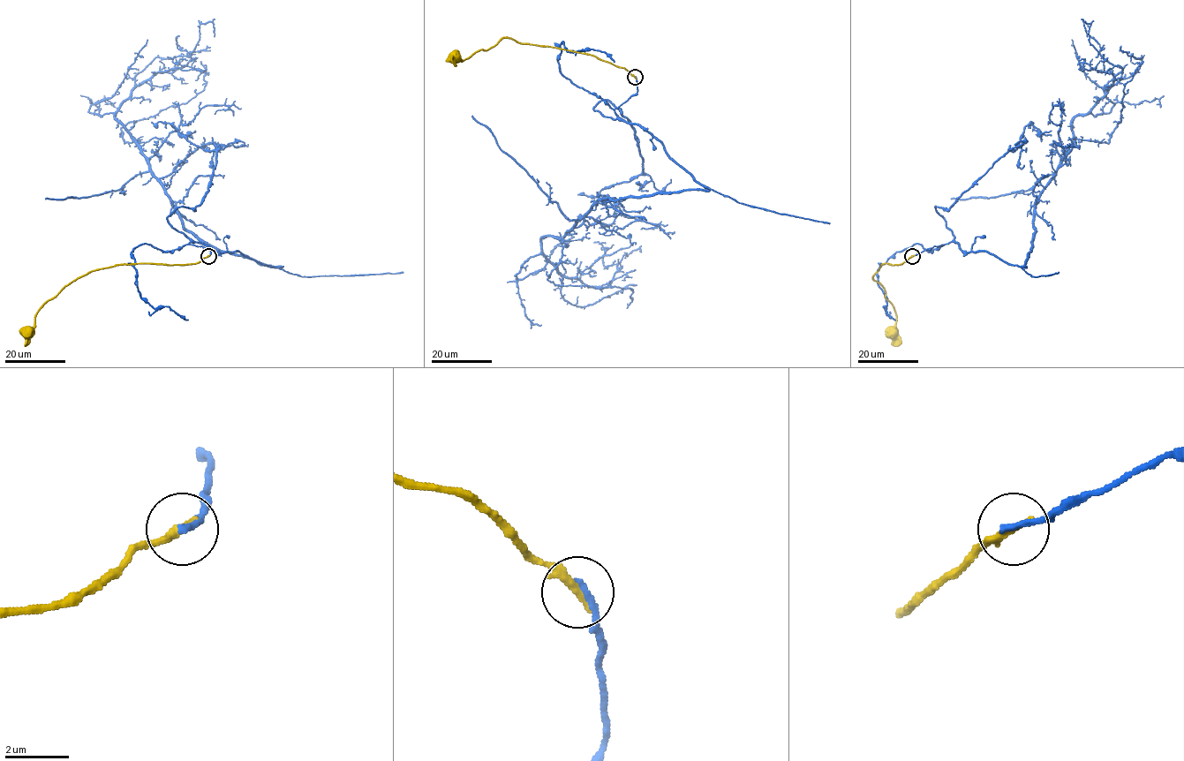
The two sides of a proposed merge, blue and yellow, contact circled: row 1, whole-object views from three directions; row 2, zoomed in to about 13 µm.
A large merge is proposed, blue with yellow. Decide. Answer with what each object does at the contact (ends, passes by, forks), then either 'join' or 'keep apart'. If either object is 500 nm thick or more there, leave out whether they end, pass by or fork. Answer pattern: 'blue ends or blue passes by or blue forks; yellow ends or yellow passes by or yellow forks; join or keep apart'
blue ends; yellow ends; keep apart

